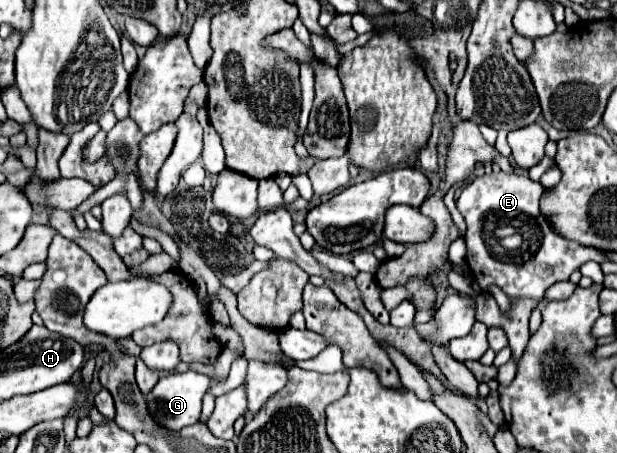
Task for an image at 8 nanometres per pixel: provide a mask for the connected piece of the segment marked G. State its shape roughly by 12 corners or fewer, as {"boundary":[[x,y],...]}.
{"boundary":[[194,370],[158,380],[148,410],[168,430],[200,422],[210,378]]}

